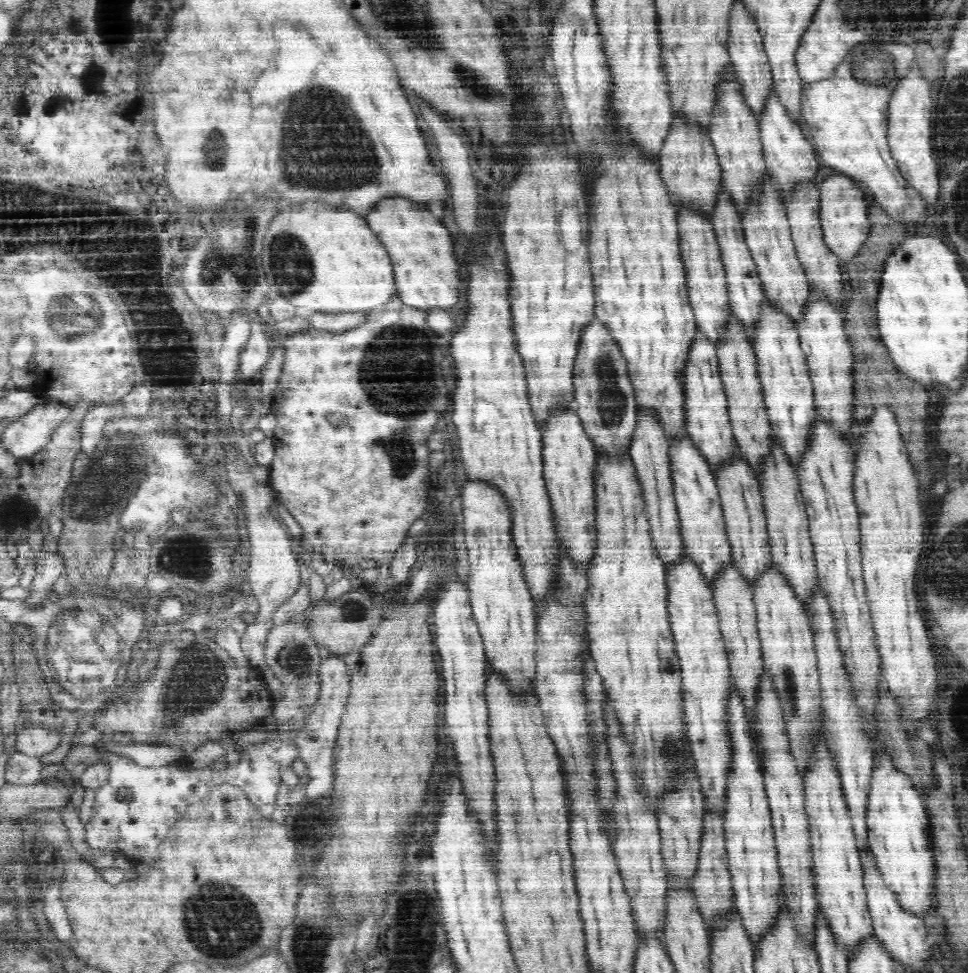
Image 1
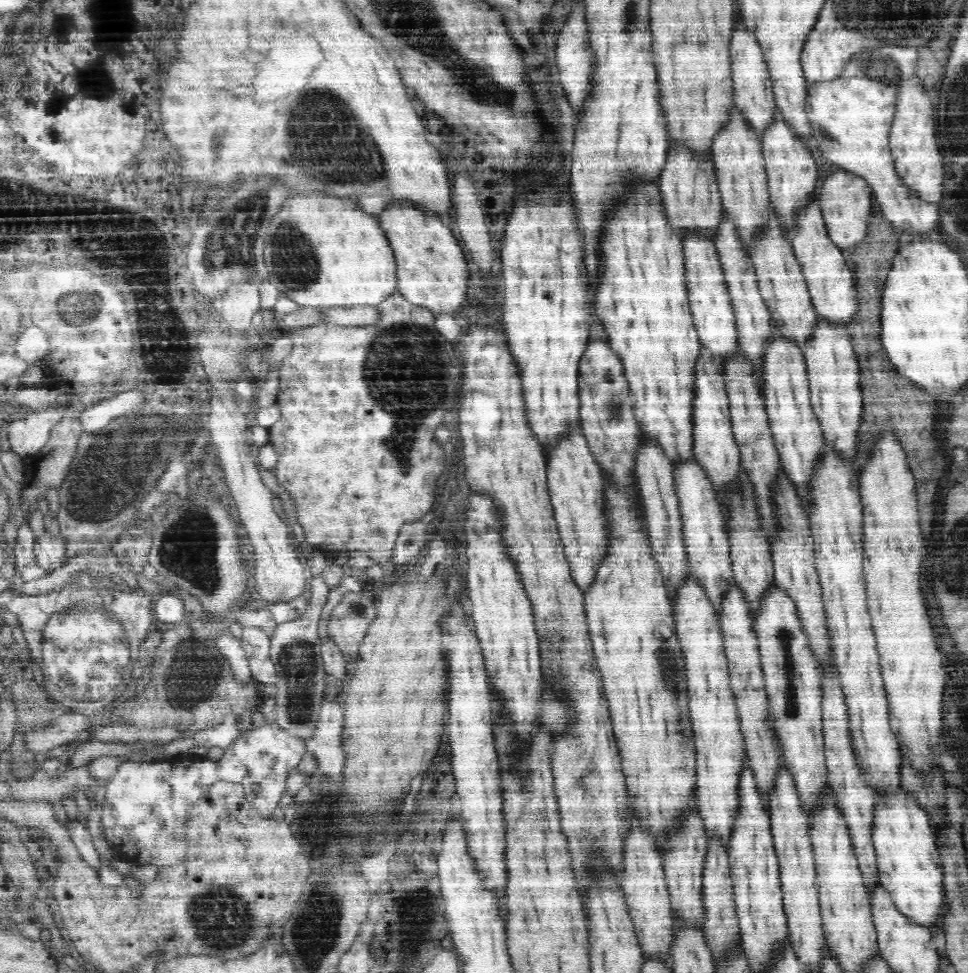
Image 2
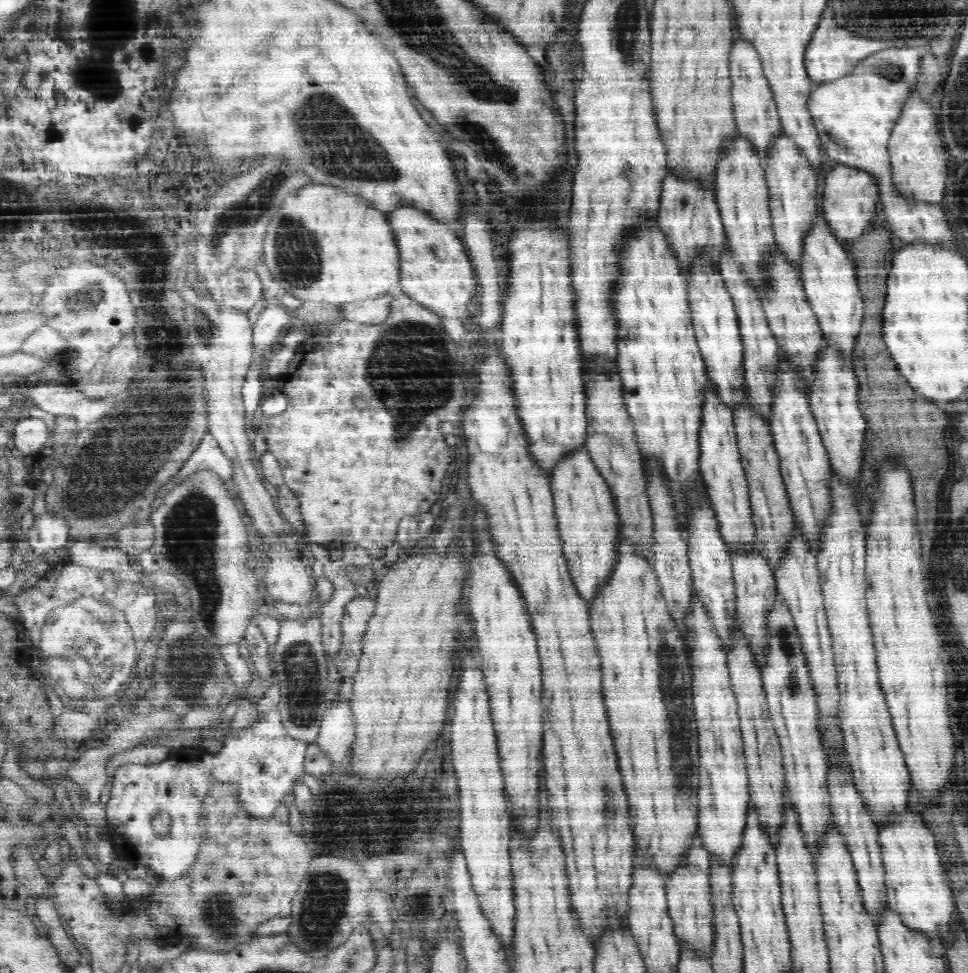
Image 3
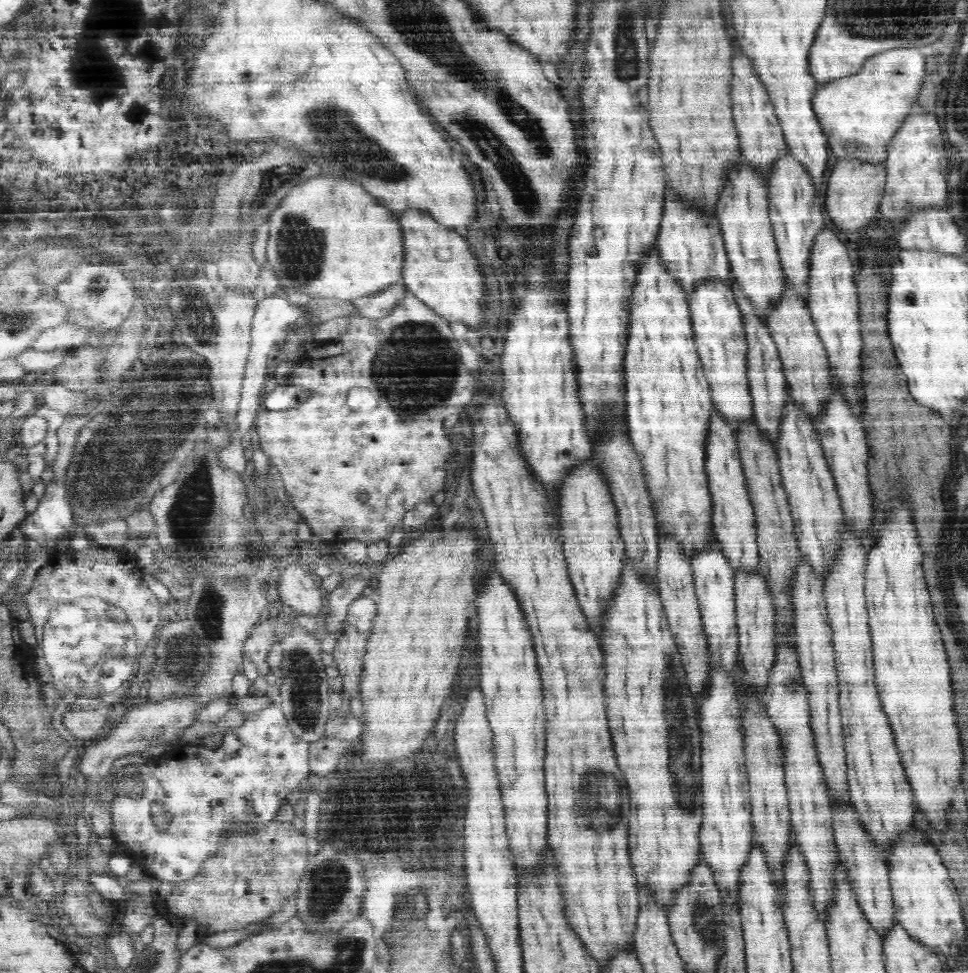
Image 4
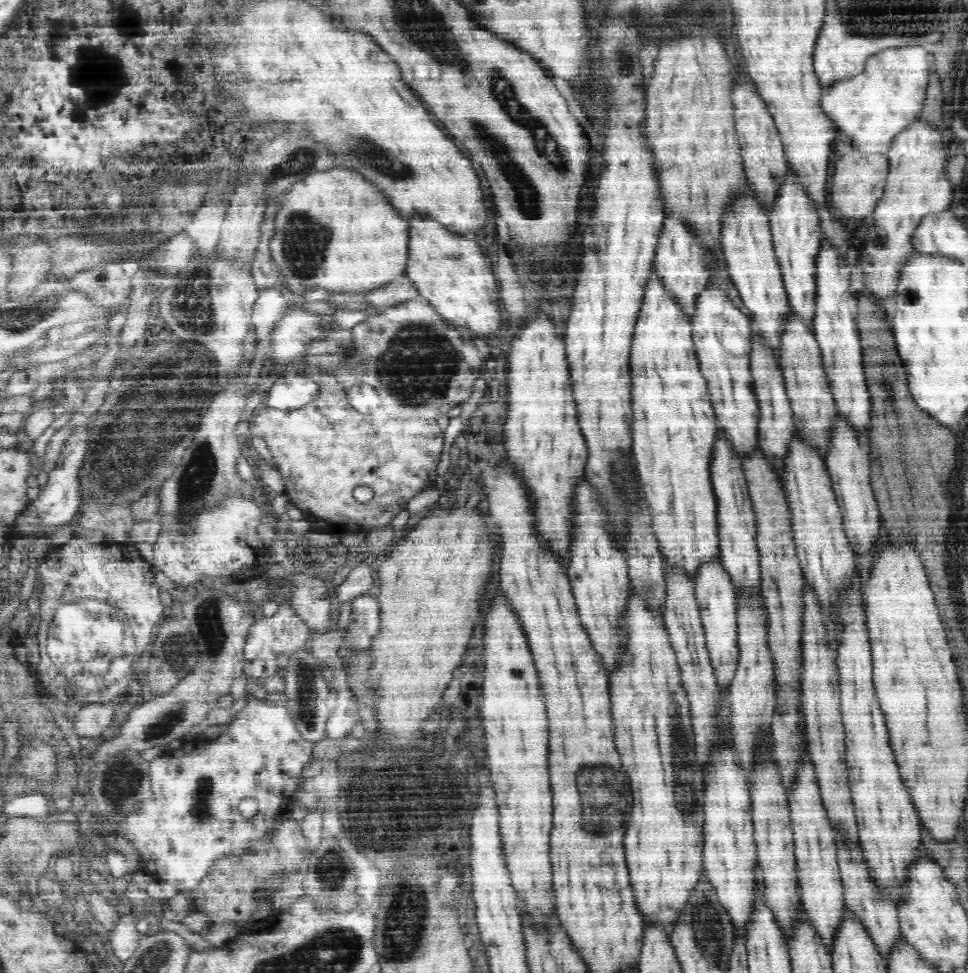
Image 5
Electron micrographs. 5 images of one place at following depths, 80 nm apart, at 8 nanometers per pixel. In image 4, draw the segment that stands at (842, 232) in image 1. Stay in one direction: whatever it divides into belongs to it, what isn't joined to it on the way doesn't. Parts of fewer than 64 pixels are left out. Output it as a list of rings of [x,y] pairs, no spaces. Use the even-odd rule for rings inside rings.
[[[840,158],[833,166],[828,184],[826,184],[826,200],[824,208],[830,220],[838,230],[844,232],[861,232],[870,218],[874,219],[886,186],[885,162],[862,162],[859,158]]]

